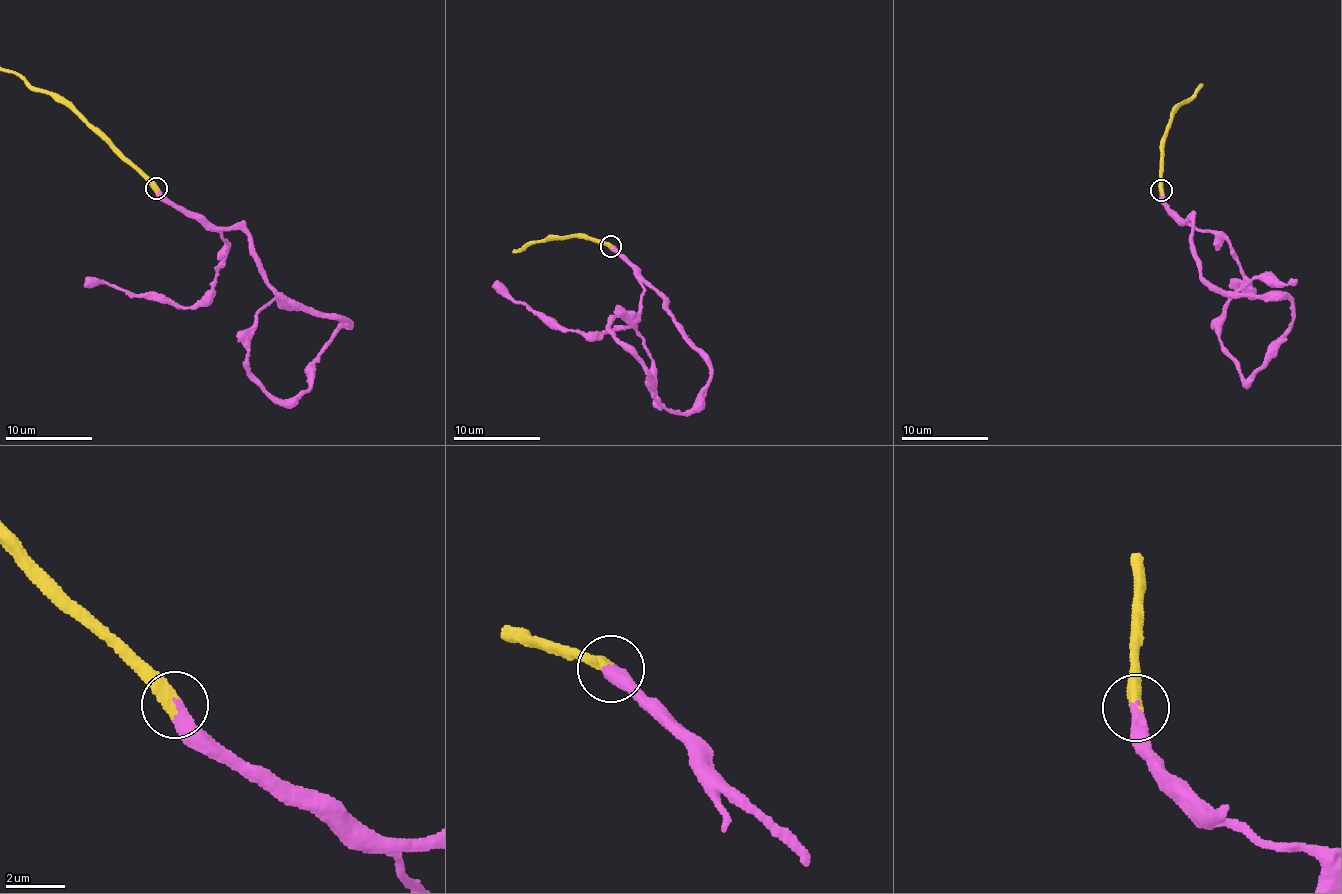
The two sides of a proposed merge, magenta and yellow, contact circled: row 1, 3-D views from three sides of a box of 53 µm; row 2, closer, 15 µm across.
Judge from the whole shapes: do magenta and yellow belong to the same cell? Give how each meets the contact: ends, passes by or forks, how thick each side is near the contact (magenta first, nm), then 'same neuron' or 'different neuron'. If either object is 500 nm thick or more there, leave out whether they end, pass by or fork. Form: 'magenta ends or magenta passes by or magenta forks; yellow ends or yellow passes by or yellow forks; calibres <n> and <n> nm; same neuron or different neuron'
calibres 420 and 500 nm; same neuron

